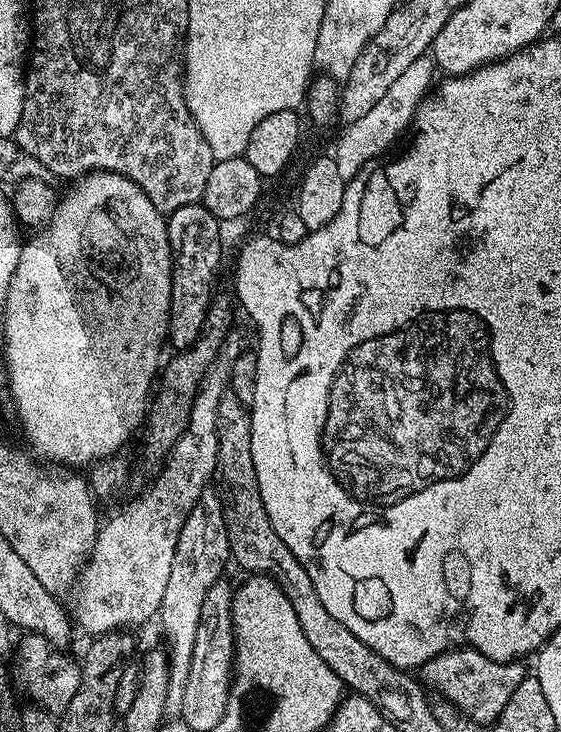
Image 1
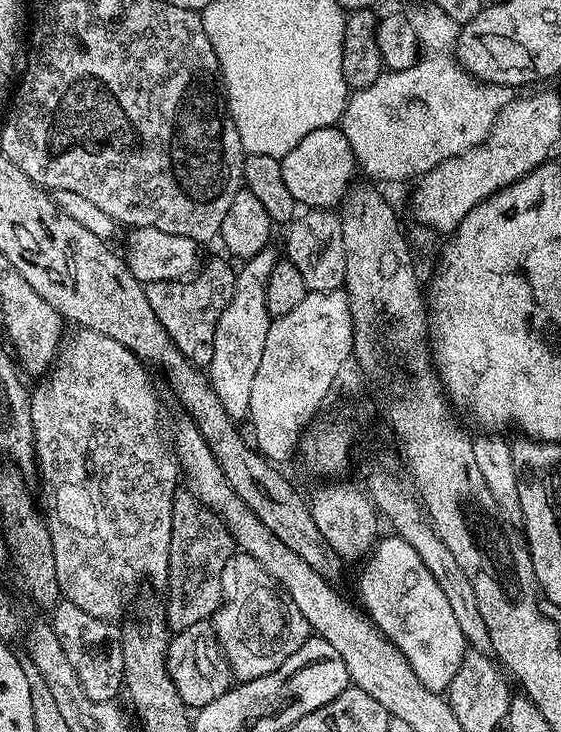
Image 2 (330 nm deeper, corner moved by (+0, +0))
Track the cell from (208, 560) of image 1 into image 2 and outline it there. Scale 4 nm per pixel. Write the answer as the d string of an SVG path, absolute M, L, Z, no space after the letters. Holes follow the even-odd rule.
M275 247L263 248L239 265L234 282L234 298L222 310L218 326L214 330L214 358L206 366L208 380L214 386L226 414L240 422L250 410L250 390L254 386L254 374L258 374L258 365L262 363L262 350L266 350L266 334L270 330L273 317L268 315L266 306L266 285L274 271L278 259Z

